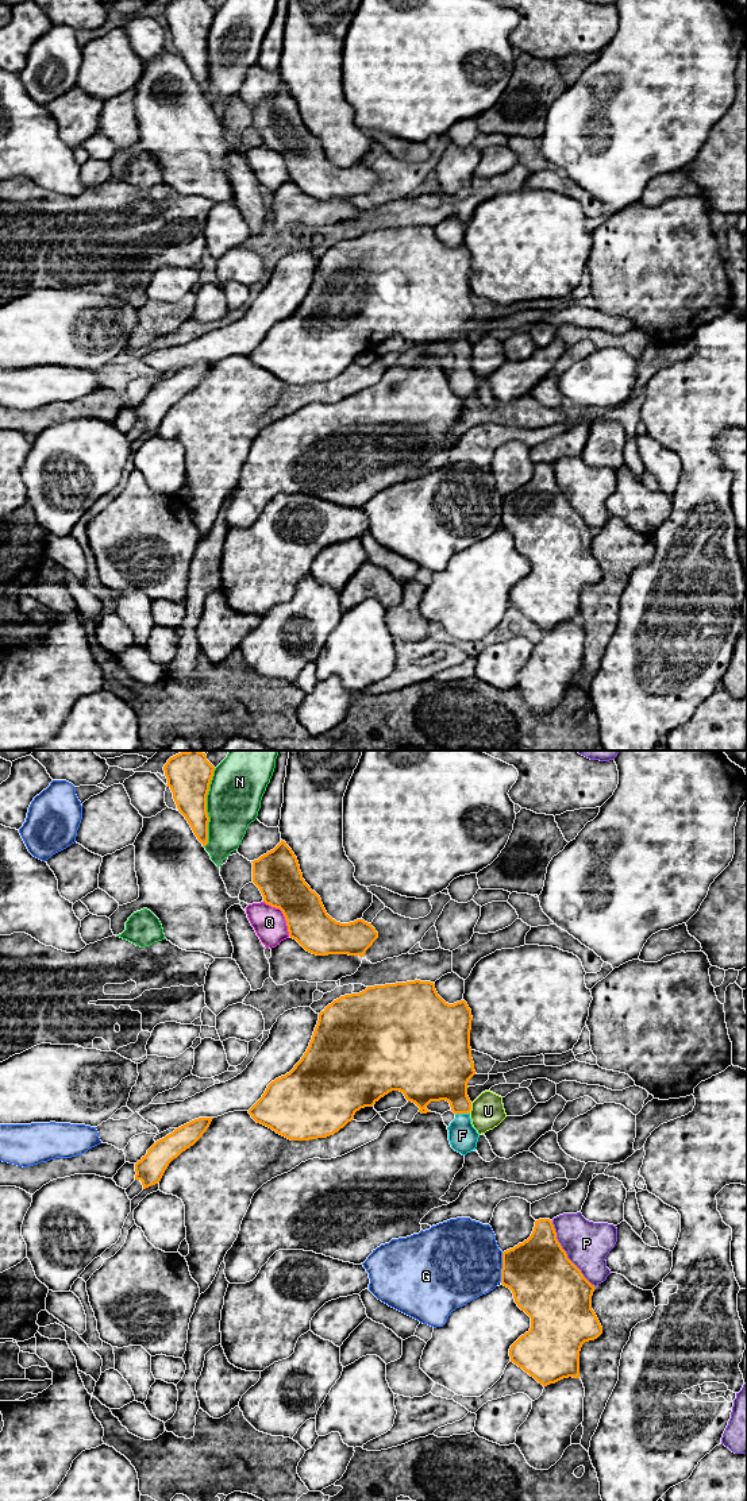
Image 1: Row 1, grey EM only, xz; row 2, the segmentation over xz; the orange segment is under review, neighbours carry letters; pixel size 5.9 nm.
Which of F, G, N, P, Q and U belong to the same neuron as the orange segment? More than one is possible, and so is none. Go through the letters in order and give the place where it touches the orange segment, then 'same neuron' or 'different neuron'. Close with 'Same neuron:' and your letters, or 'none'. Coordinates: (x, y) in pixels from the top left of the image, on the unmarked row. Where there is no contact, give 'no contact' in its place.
F: contact xz (462, 357); same neuron
G: contact xz (503, 512); different neuron
N: contact xz (205, 51); different neuron
P: contact xz (566, 498); different neuron
Q: contact xz (284, 159); different neuron
U: contact xz (470, 352); different neuron
Same neuron: F

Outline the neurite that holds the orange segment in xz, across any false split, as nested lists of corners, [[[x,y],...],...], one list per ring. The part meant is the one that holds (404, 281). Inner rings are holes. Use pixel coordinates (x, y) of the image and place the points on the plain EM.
[[[407,225],[407,227],[396,227],[396,228],[385,228],[385,229],[374,229],[367,231],[365,235],[359,238],[351,238],[340,240],[328,248],[320,258],[319,265],[315,271],[312,283],[309,290],[301,304],[294,309],[294,312],[286,317],[272,325],[262,342],[249,354],[251,362],[261,367],[277,378],[290,383],[290,385],[309,385],[317,382],[327,382],[334,379],[340,373],[343,373],[349,366],[354,363],[357,355],[365,351],[373,351],[381,342],[388,339],[392,335],[400,335],[404,337],[408,346],[415,347],[420,354],[419,356],[427,358],[431,356],[426,351],[431,346],[446,344],[450,347],[451,355],[455,358],[455,363],[447,371],[448,374],[448,385],[451,391],[466,400],[467,397],[475,394],[480,378],[471,369],[470,355],[471,346],[467,340],[467,327],[475,319],[474,306],[471,302],[471,292],[470,292],[470,274],[471,274],[471,254],[469,252],[465,244],[457,246],[454,248],[446,247],[436,236],[435,228],[431,225]]]

